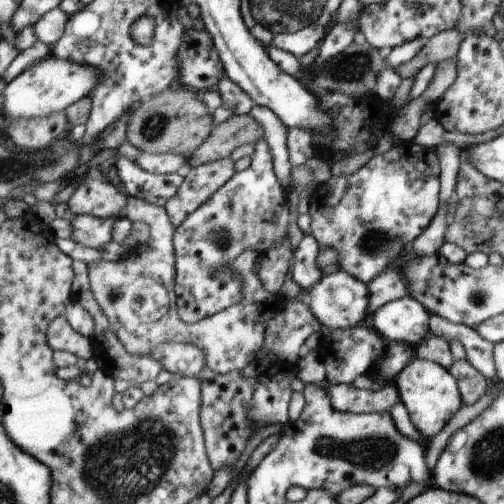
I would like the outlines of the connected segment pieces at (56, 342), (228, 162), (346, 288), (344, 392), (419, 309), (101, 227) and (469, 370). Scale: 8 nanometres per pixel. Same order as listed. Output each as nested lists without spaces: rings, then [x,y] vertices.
[[[62,315],[48,322],[45,338],[52,351],[67,351],[83,360],[92,356],[90,340],[77,334]]]
[[[228,156],[183,172],[180,188],[163,207],[177,228],[189,214],[221,188],[235,173],[234,160]]]
[[[339,271],[335,272],[335,274],[329,274],[329,276],[323,274],[321,280],[315,286],[311,286],[311,290],[308,290],[308,292],[309,308],[311,308],[313,316],[317,318],[317,322],[320,322],[323,329],[355,326],[363,318],[365,306],[367,306],[367,312],[369,312],[371,292],[368,284],[353,278],[347,272]]]
[[[327,380],[320,384],[325,388],[330,406],[333,406],[333,410],[341,412],[389,412],[400,402],[393,382],[385,383],[379,390],[363,390],[355,388],[352,384],[331,384]]]
[[[405,296],[387,302],[381,308],[376,308],[371,314],[371,326],[387,343],[407,344],[407,346],[414,348],[430,333],[427,327],[428,317],[428,311],[420,302]]]
[[[75,214],[69,220],[71,234],[69,240],[85,246],[85,248],[101,249],[112,241],[111,228],[119,218],[97,218],[93,215]]]
[[[466,359],[452,360],[448,371],[456,379],[465,406],[473,404],[485,394],[485,377],[481,376]]]

